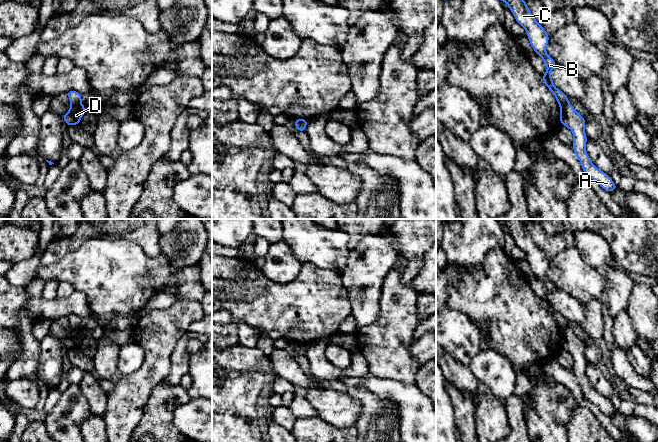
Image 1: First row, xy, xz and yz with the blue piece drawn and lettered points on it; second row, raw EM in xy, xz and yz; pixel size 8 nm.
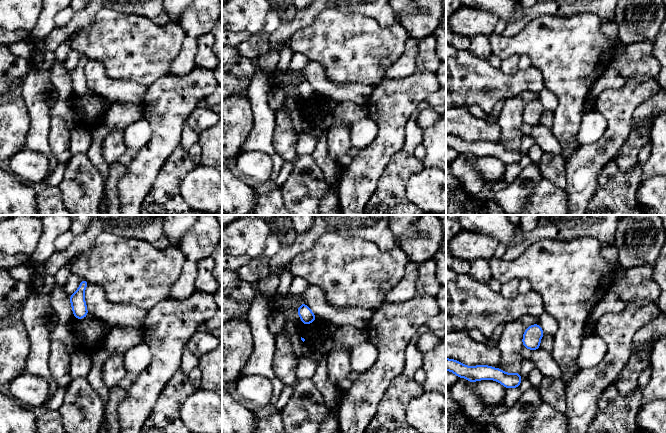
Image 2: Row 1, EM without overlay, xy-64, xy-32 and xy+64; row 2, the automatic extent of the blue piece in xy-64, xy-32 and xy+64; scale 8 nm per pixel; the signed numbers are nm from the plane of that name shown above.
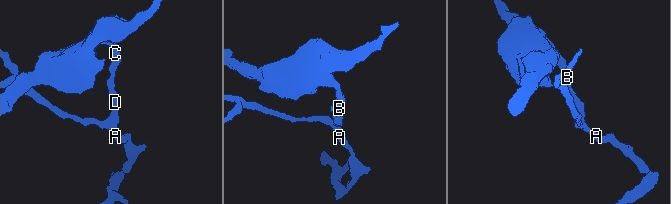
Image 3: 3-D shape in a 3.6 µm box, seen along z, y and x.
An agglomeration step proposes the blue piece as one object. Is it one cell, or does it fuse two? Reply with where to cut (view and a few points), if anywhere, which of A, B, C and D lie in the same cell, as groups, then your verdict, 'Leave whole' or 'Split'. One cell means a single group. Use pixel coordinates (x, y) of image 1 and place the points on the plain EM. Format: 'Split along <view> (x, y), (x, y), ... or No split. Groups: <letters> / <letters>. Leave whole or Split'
Split along xy (80, 326), (71, 329). Groups: A D / B C. Split

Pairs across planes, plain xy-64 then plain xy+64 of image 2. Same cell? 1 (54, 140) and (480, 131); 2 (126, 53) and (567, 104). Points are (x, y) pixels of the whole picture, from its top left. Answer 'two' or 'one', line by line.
1: two
2: one

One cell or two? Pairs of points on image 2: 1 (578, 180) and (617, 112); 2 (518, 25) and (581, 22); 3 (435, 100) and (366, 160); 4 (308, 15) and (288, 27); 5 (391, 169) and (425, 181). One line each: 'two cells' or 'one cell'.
1: one cell
2: two cells
3: two cells
4: one cell
5: two cells

